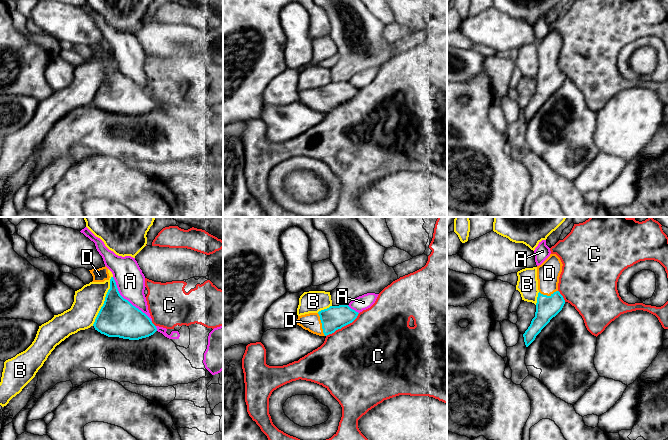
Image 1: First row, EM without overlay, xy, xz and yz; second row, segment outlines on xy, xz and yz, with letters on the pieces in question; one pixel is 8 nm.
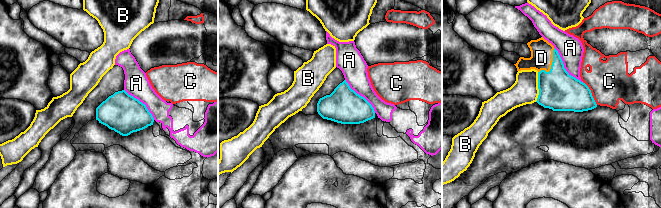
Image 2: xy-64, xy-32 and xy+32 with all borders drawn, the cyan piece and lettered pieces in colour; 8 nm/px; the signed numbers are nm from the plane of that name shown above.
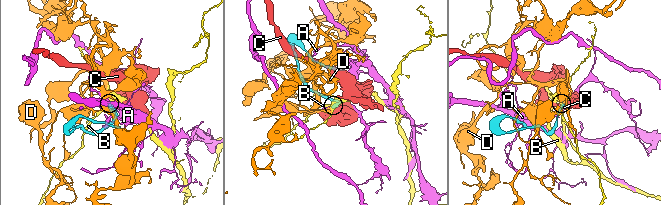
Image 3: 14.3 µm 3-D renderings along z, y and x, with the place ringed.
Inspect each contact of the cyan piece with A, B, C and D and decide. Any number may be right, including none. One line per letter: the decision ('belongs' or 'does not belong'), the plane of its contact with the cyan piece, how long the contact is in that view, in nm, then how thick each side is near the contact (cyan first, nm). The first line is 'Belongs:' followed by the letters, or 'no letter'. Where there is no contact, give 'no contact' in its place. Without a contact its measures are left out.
Belongs: D
A: does not belong; meets cyan in xy; contact 480 nm long; 300 nm thick on the cyan side, 240 nm on the other
B: does not belong; meets cyan in xy; contact 440 nm long; 300 nm thick on the cyan side, 240 nm on the other
C: does not belong; meets cyan in xz; contact 320 nm long; 190 nm thick on the cyan side, 500 nm on the other
D: belongs; meets cyan in xz; contact 200 nm long; 190 nm thick on the cyan side, 140 nm on the other

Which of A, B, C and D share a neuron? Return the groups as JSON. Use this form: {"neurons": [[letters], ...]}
{"neurons": [["A"], ["B"], ["C"], ["D"]]}

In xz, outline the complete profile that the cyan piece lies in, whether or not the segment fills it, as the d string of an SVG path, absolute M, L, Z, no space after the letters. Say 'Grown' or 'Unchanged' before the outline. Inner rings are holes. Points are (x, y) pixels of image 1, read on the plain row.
Grown. M348 81L330 82L318 89L298 92L297 101L313 110L327 112L352 99L358 90Z

